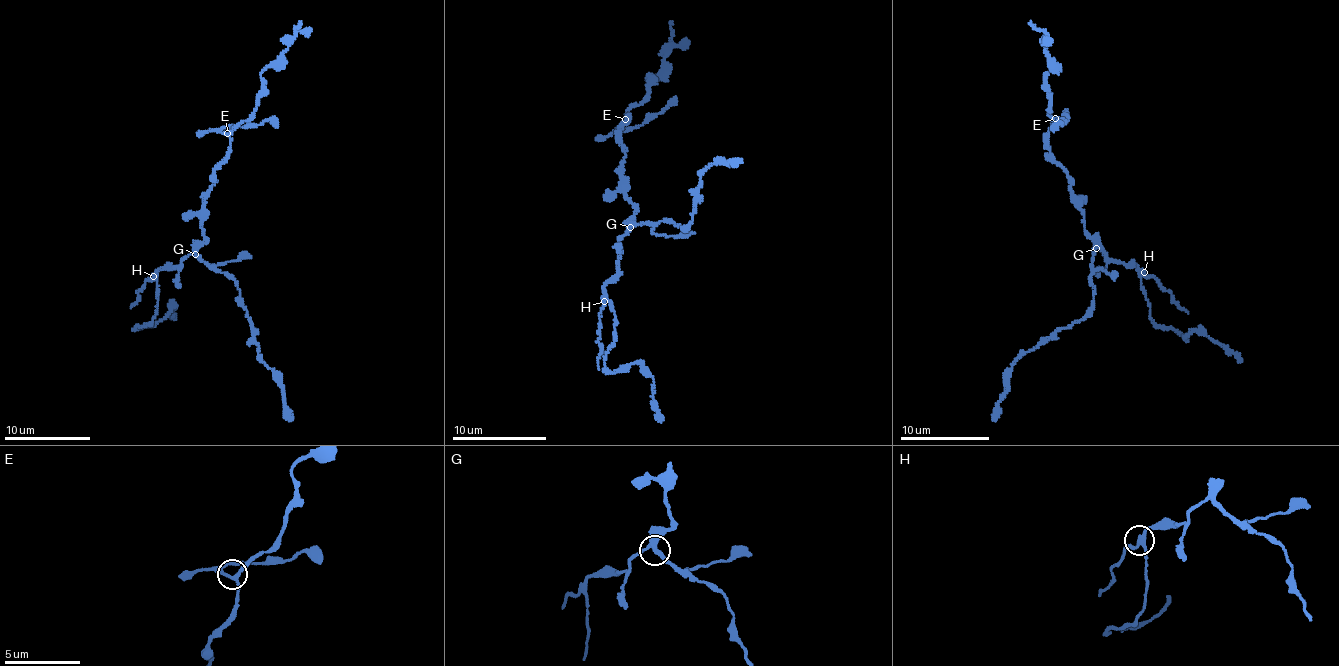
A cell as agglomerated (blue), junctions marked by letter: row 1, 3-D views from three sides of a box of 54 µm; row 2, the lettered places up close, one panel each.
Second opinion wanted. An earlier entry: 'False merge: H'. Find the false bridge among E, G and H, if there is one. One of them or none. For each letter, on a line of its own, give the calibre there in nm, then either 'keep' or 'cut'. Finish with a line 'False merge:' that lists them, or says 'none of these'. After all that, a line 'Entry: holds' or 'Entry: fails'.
E: calibre 190 nm; keep
G: calibre 320 nm; keep
H: calibre 240 nm; cut
False merge: H
Entry: holds

